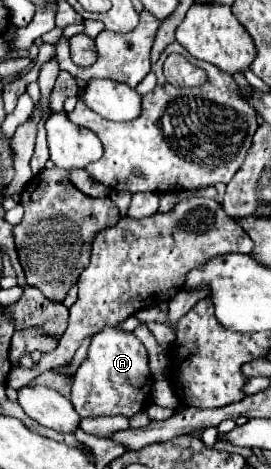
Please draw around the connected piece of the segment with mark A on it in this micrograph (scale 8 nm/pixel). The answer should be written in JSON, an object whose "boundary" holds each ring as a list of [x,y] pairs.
{"boundary":[[[105,328],[91,340],[87,358],[77,368],[71,386],[71,404],[81,418],[91,416],[125,416],[131,418],[145,408],[153,376],[149,370],[146,348],[133,332]]]}

